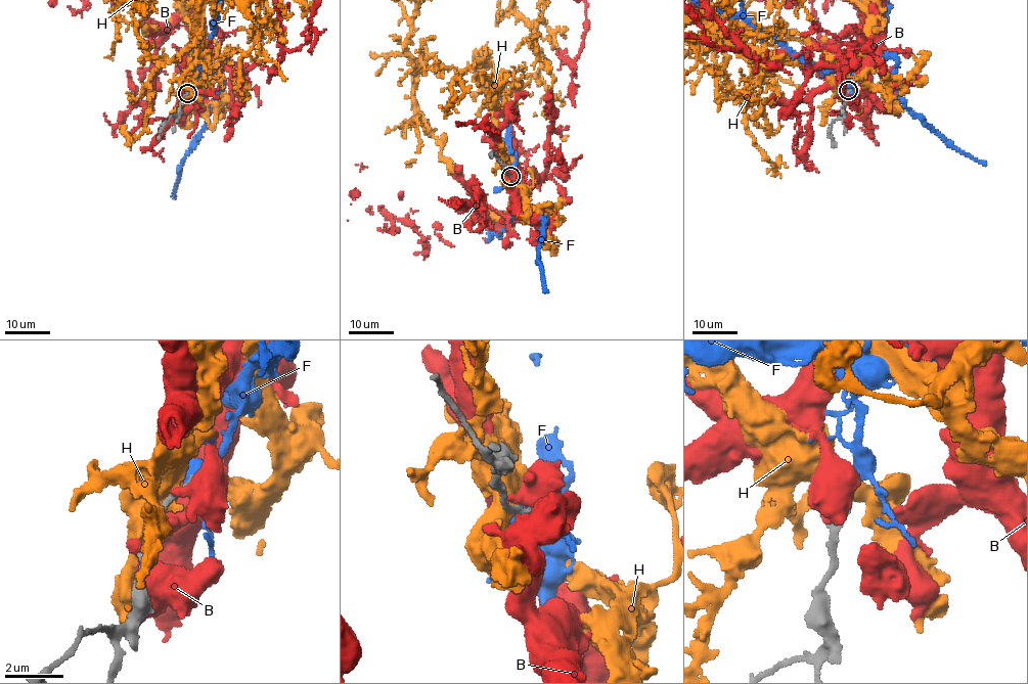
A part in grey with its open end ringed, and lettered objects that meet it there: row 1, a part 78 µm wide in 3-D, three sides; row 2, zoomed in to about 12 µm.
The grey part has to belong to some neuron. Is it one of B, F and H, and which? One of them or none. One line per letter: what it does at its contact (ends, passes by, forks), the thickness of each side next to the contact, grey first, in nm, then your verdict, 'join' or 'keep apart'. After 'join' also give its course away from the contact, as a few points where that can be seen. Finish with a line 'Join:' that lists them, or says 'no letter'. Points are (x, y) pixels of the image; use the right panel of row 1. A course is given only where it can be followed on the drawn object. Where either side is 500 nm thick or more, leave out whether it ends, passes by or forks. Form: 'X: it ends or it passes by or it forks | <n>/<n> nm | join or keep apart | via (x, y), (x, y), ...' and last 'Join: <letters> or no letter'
B: 240/800 nm | keep apart
F: it passes by | 200/480 nm | join
H: 260/550 nm | keep apart
Join: F

